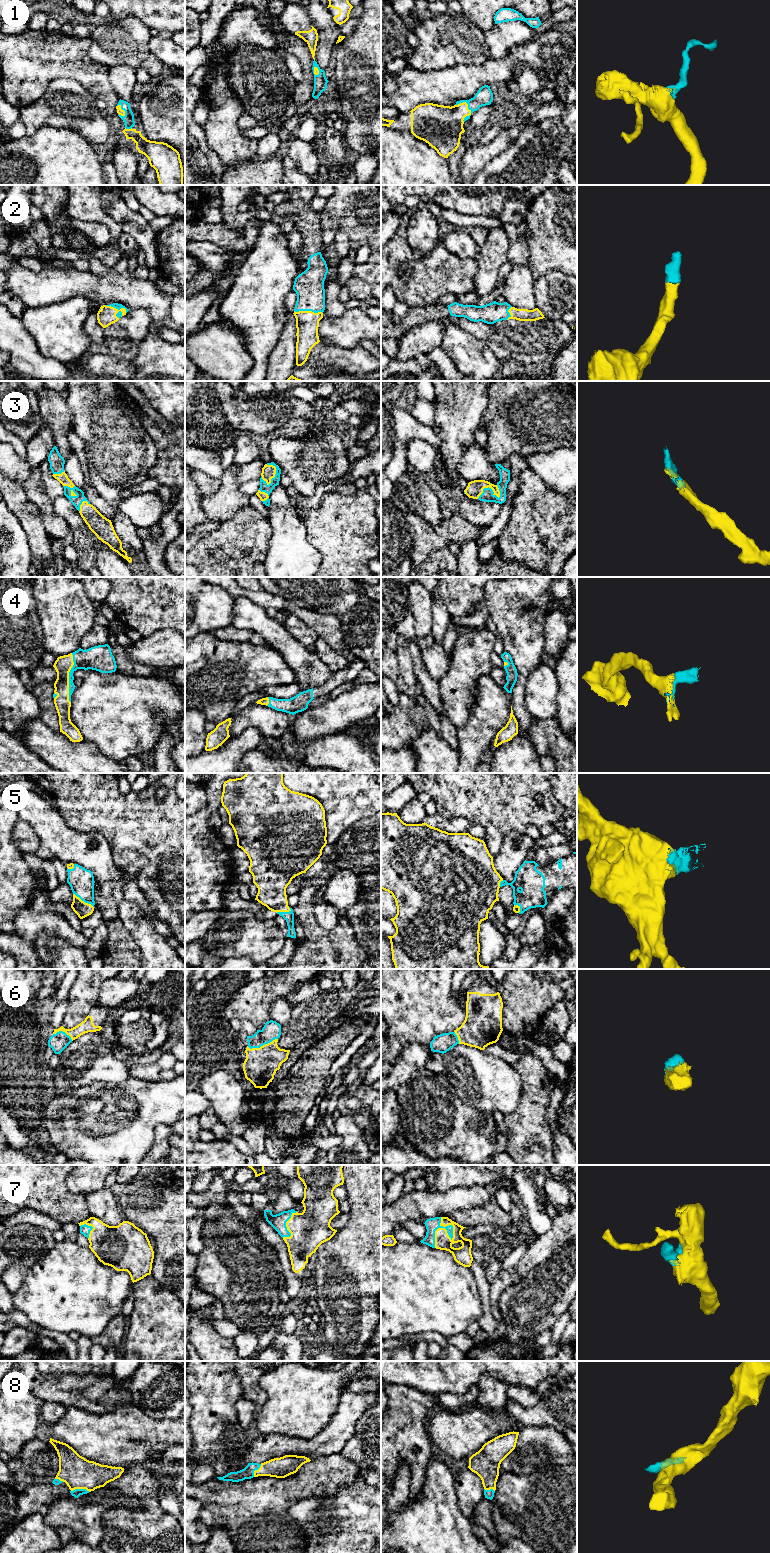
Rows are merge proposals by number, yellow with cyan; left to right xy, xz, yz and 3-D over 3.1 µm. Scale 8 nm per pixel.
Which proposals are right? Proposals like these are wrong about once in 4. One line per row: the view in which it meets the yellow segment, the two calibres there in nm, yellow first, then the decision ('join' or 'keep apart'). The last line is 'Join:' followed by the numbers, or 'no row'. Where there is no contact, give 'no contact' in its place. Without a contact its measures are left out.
1: contact in yz; calibres 320 and 140 nm; join
2: contact in xy; calibres 150 and 50 nm; join
3: contact in yz; calibres 130 and 90 nm; join
4: contact in xy; calibres 140 and 170 nm; join
5: contact in xy; calibres 120 and 200 nm; join
6: contact in xz; calibres 260 and 140 nm; join
7: contact in yz; calibres 130 and 110 nm; join
8: contact in xy; calibres 260 and 70 nm; join
Join: 1, 2, 3, 4, 5, 6, 7, 8

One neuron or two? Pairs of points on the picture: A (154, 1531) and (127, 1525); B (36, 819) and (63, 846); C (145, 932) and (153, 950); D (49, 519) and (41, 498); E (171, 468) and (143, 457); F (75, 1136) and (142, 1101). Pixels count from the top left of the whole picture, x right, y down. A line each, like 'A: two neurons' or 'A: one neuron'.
A: one neuron
B: one neuron
C: one neuron
D: one neuron
E: two neurons
F: one neuron

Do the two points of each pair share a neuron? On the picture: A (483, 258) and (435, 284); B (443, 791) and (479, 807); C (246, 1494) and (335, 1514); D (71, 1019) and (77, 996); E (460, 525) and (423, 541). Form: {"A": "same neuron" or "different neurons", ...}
{"A": "different neurons", "B": "same neuron", "C": "different neurons", "D": "same neuron", "E": "same neuron"}

